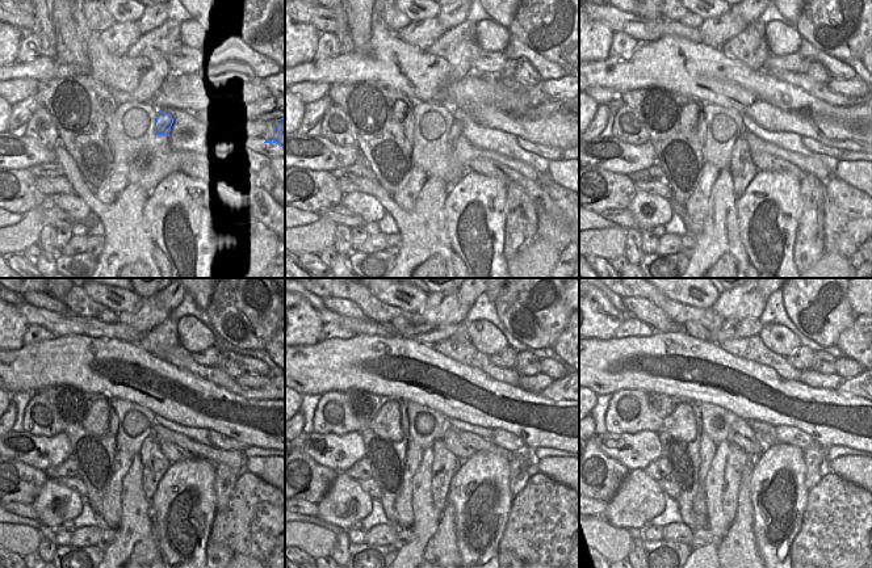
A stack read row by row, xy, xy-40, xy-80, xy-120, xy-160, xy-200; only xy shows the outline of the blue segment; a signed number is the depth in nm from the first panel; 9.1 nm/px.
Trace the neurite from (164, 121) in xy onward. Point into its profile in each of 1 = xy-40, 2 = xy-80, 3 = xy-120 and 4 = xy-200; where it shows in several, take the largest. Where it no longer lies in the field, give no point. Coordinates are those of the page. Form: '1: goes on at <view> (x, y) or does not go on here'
1: goes on at xy-40 (455, 133)
2: goes on at xy-80 (742, 169)
3: goes on at xy-120 (154, 465)
4: goes on at xy-200 (737, 459)

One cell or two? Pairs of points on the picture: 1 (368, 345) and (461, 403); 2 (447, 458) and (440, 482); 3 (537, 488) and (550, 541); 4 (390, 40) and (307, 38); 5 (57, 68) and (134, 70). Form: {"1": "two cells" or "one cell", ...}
{"1": "one cell", "2": "one cell", "3": "one cell", "4": "two cells", "5": "one cell"}

